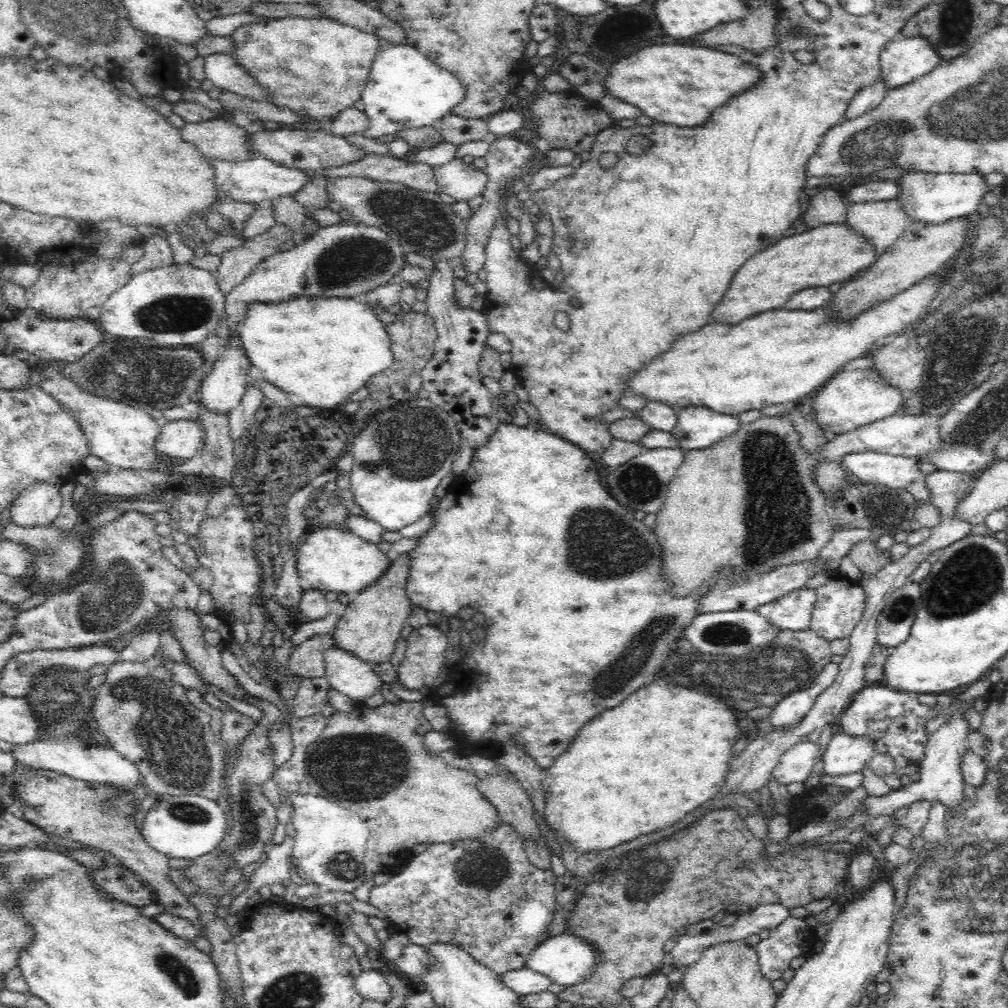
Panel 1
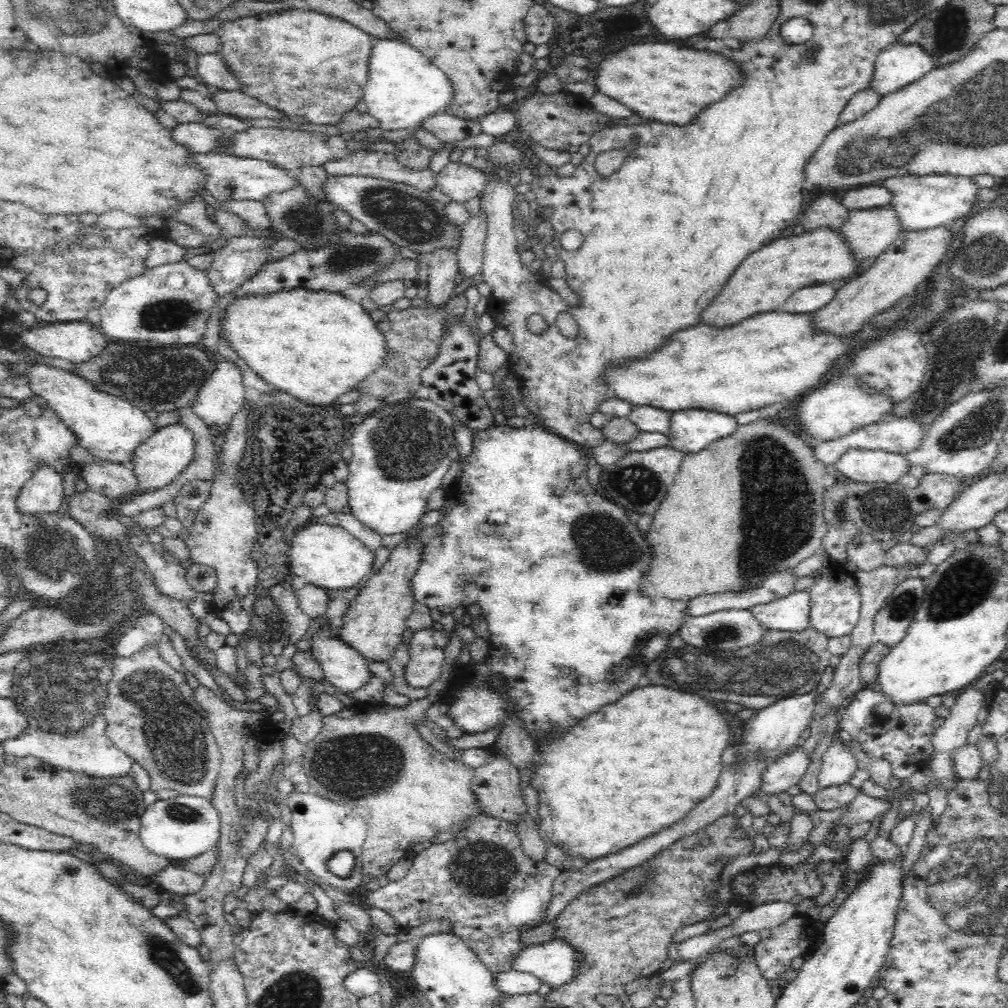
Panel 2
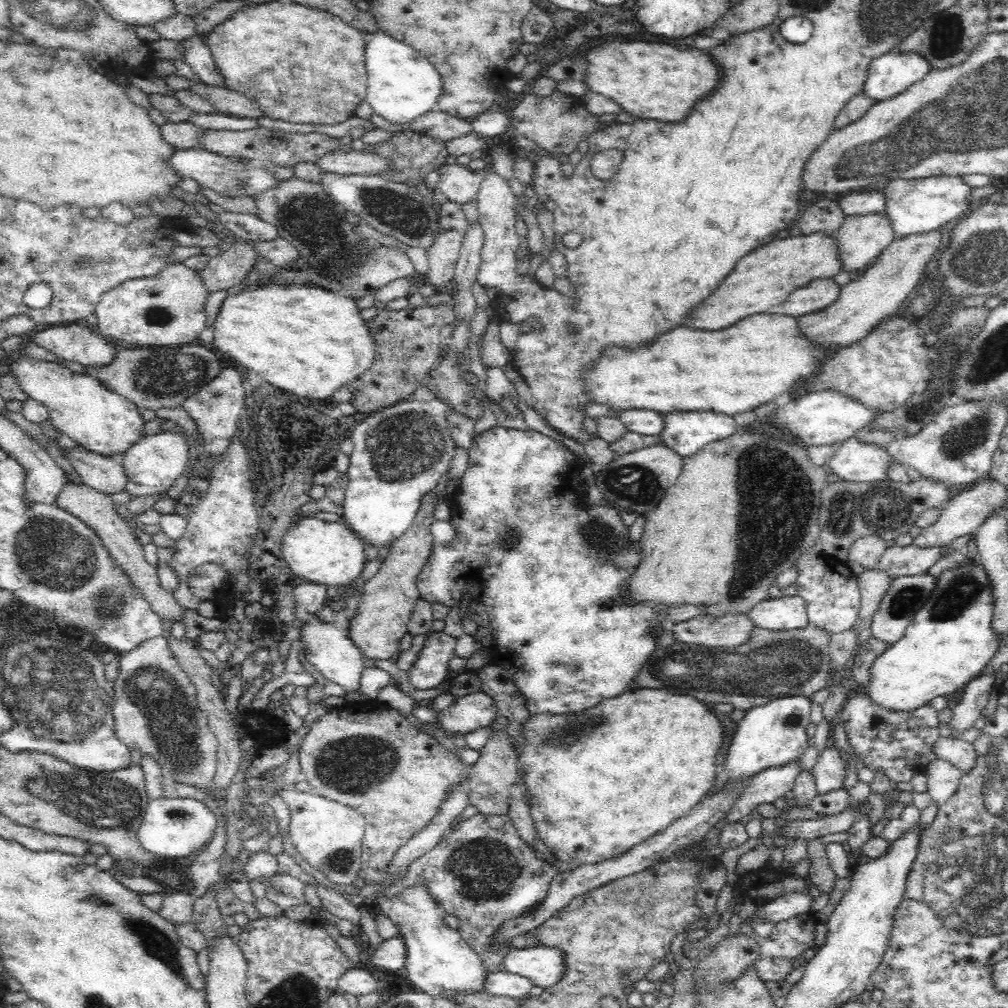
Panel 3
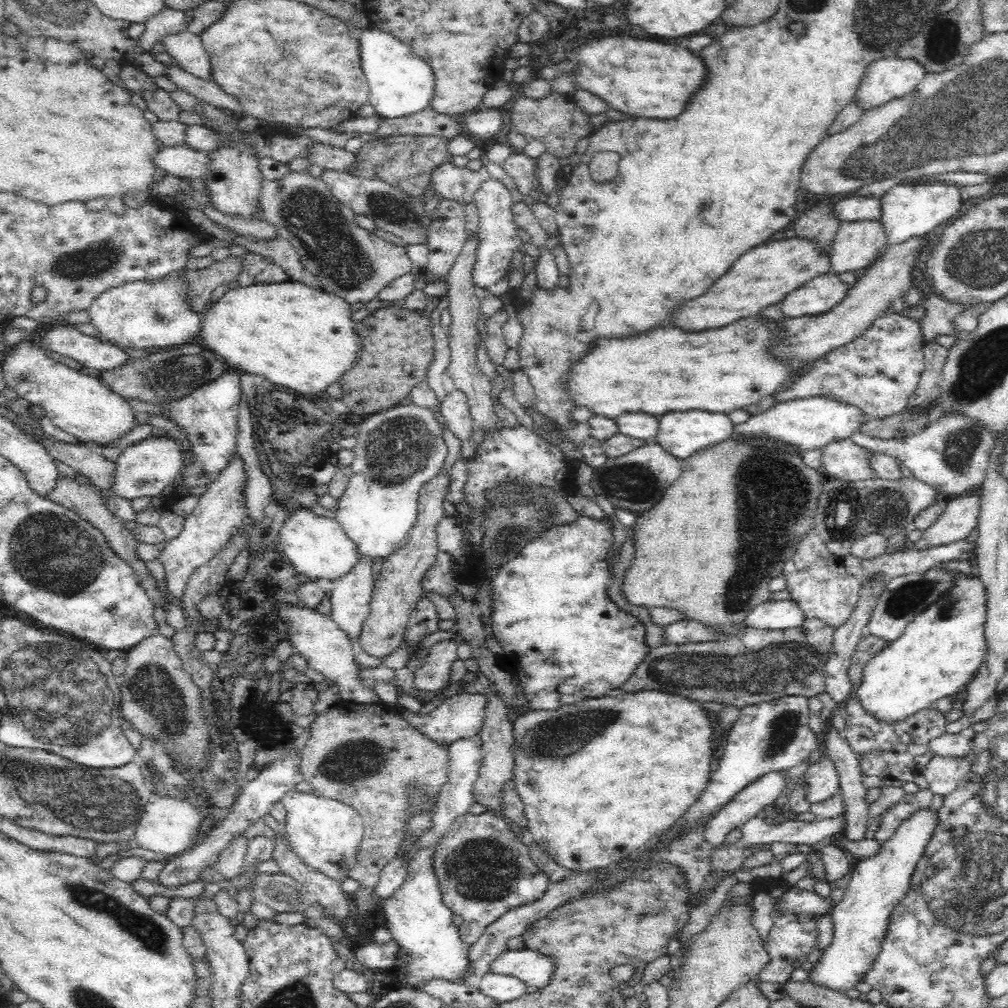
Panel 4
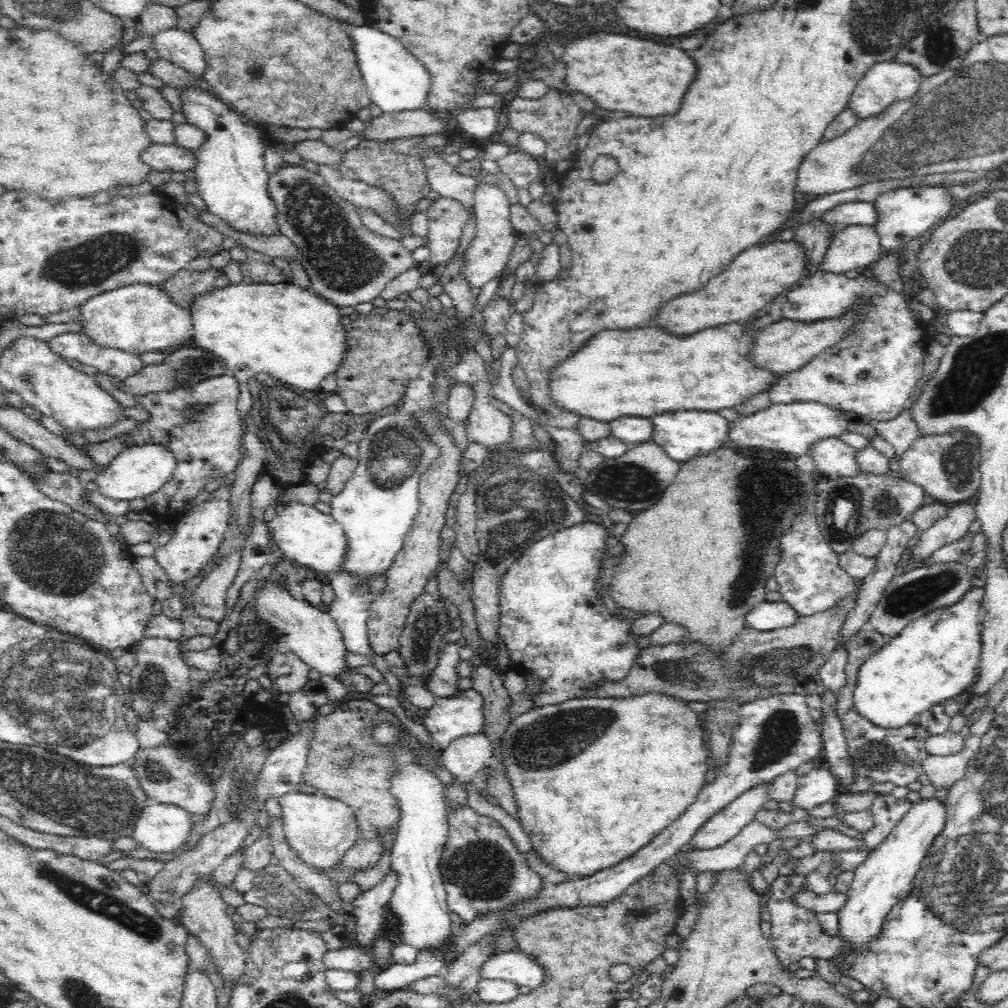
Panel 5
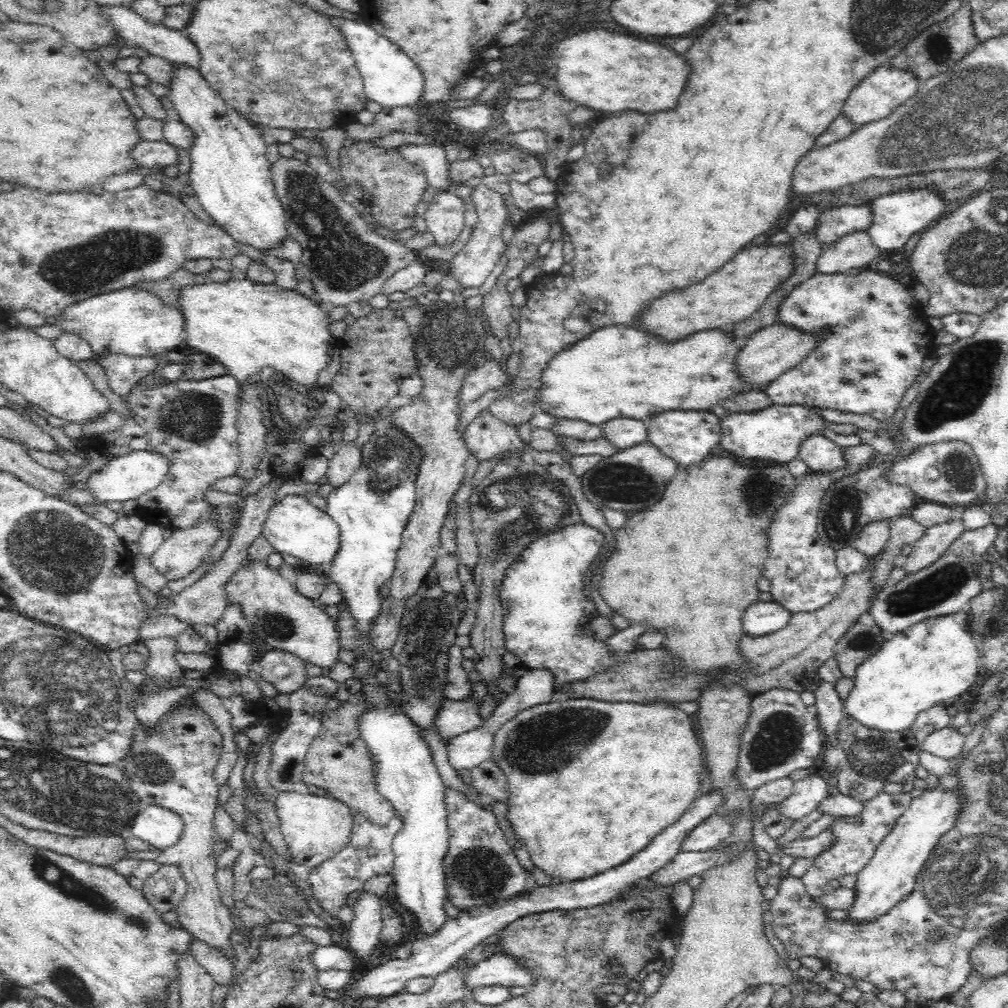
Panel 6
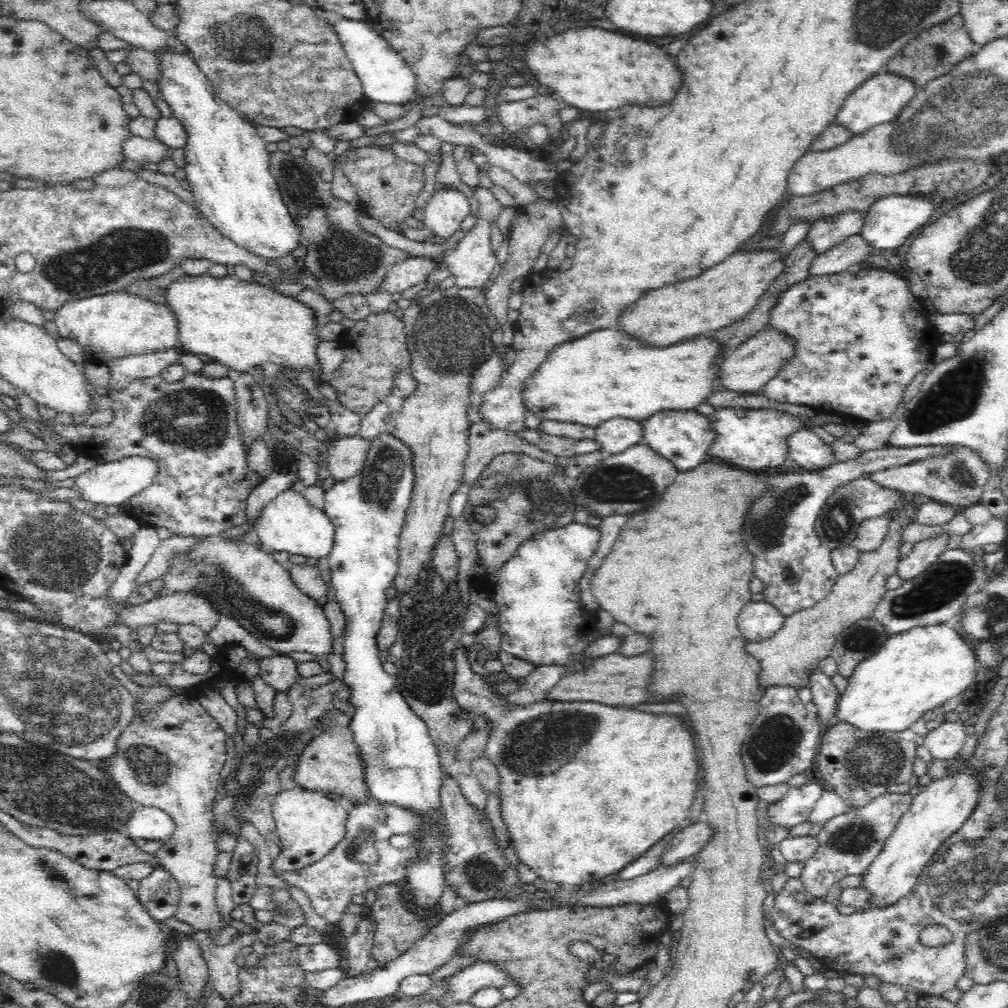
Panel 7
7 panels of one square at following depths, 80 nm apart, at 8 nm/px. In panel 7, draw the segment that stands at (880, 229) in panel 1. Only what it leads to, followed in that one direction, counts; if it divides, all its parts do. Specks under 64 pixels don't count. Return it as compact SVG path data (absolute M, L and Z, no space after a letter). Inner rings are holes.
M860 235L849 236L844 242L830 247L830 250L817 254L809 262L807 274L810 277L838 274L846 271L850 265L860 264L874 252Z

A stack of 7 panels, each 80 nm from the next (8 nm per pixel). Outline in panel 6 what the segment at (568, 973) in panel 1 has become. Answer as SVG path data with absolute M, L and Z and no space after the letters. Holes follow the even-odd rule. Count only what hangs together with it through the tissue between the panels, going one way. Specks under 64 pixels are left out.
M491 955L476 965L472 965L470 972L462 978L463 990L473 992L484 986L513 986L530 987L532 976L530 973L516 967L516 963L509 956Z

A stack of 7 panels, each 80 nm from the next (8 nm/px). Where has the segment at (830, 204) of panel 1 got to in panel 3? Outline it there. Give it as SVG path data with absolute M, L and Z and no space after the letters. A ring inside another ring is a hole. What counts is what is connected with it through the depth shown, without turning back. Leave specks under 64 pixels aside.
M823 199L798 216L795 226L806 236L806 234L819 234L832 237L844 222L844 216L841 213L838 203Z

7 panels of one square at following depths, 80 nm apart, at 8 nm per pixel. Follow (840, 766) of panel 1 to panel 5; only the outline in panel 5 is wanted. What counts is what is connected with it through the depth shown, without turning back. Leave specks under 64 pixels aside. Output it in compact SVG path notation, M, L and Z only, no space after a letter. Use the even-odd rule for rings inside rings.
M822 761L804 775L798 776L797 787L786 809L812 810L832 800L841 790L836 777L830 773L828 764Z

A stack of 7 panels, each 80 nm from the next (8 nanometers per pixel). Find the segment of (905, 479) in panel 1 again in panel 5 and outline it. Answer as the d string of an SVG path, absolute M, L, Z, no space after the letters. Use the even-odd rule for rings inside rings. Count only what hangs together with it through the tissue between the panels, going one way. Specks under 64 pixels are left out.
M818 439L810 446L807 454L814 463L816 474L823 479L851 477L862 472L854 462L856 450L850 449L840 439Z

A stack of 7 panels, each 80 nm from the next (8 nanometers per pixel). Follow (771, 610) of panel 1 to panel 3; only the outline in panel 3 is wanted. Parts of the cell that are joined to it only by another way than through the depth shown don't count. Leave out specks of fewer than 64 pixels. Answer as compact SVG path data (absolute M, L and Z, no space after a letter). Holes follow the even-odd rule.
M798 595L778 596L758 602L747 617L754 627L769 631L794 630L809 622L806 607Z

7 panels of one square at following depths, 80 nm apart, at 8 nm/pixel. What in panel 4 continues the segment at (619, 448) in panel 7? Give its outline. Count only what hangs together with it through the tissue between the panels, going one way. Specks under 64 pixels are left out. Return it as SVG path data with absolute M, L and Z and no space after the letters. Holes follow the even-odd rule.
M628 412L614 420L618 434L626 439L654 442L658 432L658 420L641 412Z

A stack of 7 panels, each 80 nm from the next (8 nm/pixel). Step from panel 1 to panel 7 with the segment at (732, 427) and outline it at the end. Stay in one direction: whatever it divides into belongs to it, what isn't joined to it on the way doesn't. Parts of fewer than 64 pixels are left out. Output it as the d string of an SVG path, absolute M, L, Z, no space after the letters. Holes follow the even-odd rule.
M671 410L655 412L640 421L643 443L650 451L670 461L678 473L686 472L708 461L708 448L714 442L714 435L708 427L708 418L696 410Z

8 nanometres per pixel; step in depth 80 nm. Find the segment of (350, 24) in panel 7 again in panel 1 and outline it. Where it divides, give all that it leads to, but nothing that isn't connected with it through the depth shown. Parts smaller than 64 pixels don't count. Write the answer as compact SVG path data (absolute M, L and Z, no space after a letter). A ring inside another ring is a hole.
M382 43L375 52L368 84L362 91L364 112L370 117L368 136L391 138L399 130L436 125L436 121L458 104L464 96L464 87L424 56L416 47L406 44Z

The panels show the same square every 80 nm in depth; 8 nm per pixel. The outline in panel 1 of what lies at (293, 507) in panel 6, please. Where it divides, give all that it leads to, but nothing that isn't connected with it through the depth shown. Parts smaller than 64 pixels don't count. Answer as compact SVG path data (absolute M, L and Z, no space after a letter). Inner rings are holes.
M311 523L296 548L296 571L310 587L324 592L360 592L373 583L390 566L391 556L380 552L376 544L368 544L344 528Z

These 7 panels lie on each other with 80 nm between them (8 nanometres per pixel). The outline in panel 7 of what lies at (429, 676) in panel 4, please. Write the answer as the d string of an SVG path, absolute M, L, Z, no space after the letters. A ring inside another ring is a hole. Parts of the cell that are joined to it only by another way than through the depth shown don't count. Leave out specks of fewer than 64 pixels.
M464 647L458 648L453 655L456 661L456 670L454 670L456 674L454 674L452 691L454 691L455 700L462 705L462 708L472 710L473 713L486 718L489 734L484 755L494 763L499 774L497 794L500 797L501 817L510 836L509 842L516 852L517 862L526 866L530 872L534 872L540 880L559 884L562 887L580 887L614 876L630 862L640 858L644 852L648 852L674 828L689 820L694 792L699 789L701 781L698 776L698 764L694 760L694 746L692 746L690 734L682 728L680 720L670 716L652 716L652 714L634 712L630 710L632 707L614 707L599 703L560 703L546 699L542 702L532 702L532 704L513 705L507 696L496 690L494 682L486 682L484 676L472 670L464 649Z

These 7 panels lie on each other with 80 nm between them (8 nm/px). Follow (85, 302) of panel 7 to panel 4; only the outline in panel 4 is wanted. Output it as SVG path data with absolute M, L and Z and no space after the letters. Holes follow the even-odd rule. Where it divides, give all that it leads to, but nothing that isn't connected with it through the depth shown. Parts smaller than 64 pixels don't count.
M180 271L172 272L162 280L156 282L138 281L122 284L114 288L109 288L100 296L96 297L87 308L90 316L90 324L112 344L124 348L124 350L148 350L148 348L167 349L180 345L194 343L194 338L198 334L200 322L199 313L188 308L183 301L183 280L179 278Z

